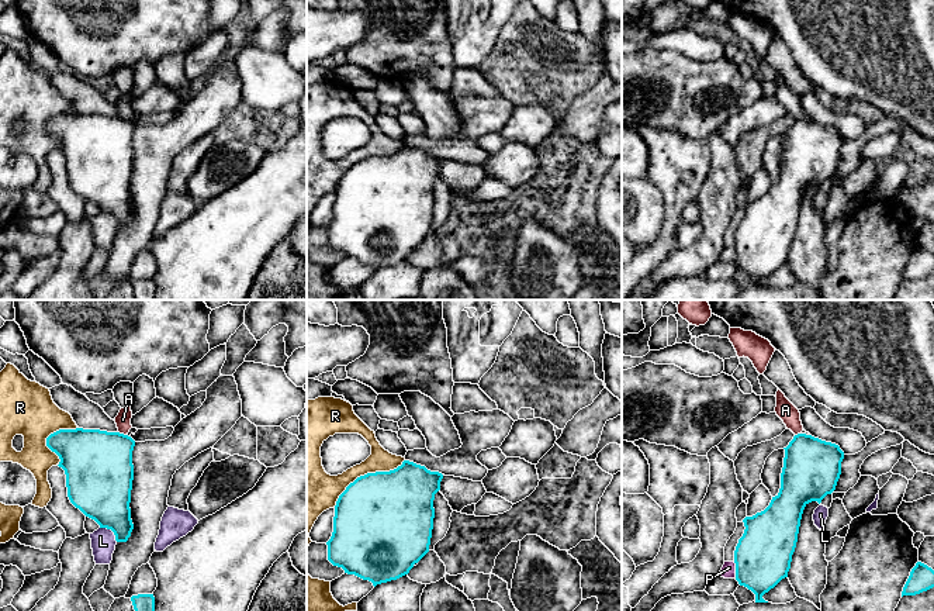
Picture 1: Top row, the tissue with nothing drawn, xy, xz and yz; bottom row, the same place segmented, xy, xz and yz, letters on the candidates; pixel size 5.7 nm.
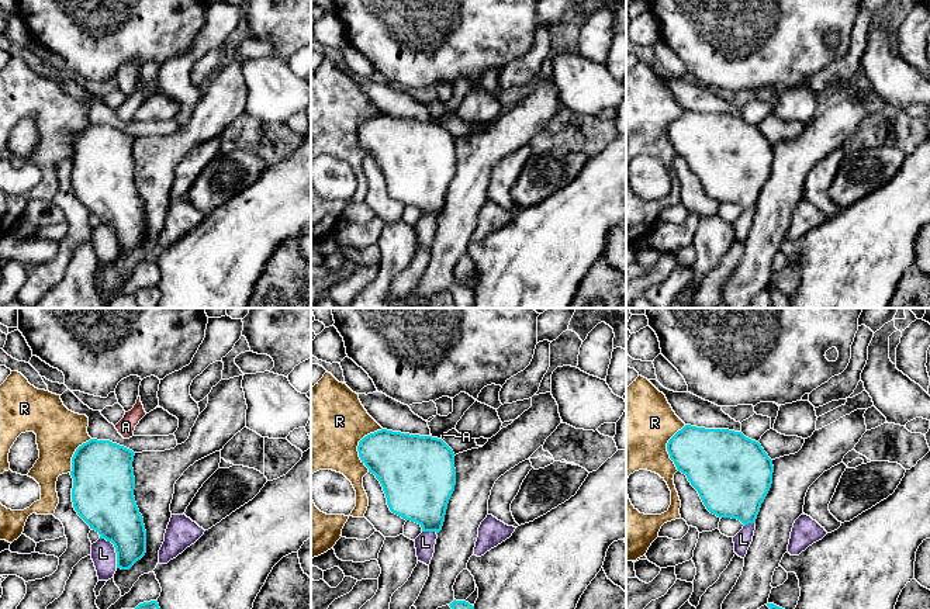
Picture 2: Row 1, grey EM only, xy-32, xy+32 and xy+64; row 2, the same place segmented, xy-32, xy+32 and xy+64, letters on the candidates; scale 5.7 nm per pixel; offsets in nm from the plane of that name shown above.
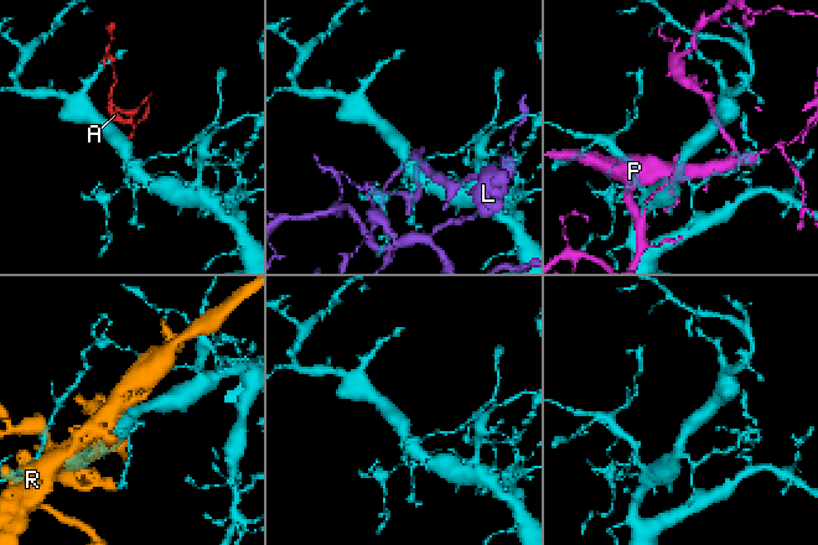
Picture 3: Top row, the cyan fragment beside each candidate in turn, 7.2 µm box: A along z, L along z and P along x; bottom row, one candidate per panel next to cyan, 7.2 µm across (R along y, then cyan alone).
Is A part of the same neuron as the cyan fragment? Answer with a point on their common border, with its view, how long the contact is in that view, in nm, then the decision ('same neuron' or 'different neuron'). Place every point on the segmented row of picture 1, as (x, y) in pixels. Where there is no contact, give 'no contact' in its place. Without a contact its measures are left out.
xy (123, 434) | 60 nm | different neuron

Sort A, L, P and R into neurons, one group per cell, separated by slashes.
A L / P / R

